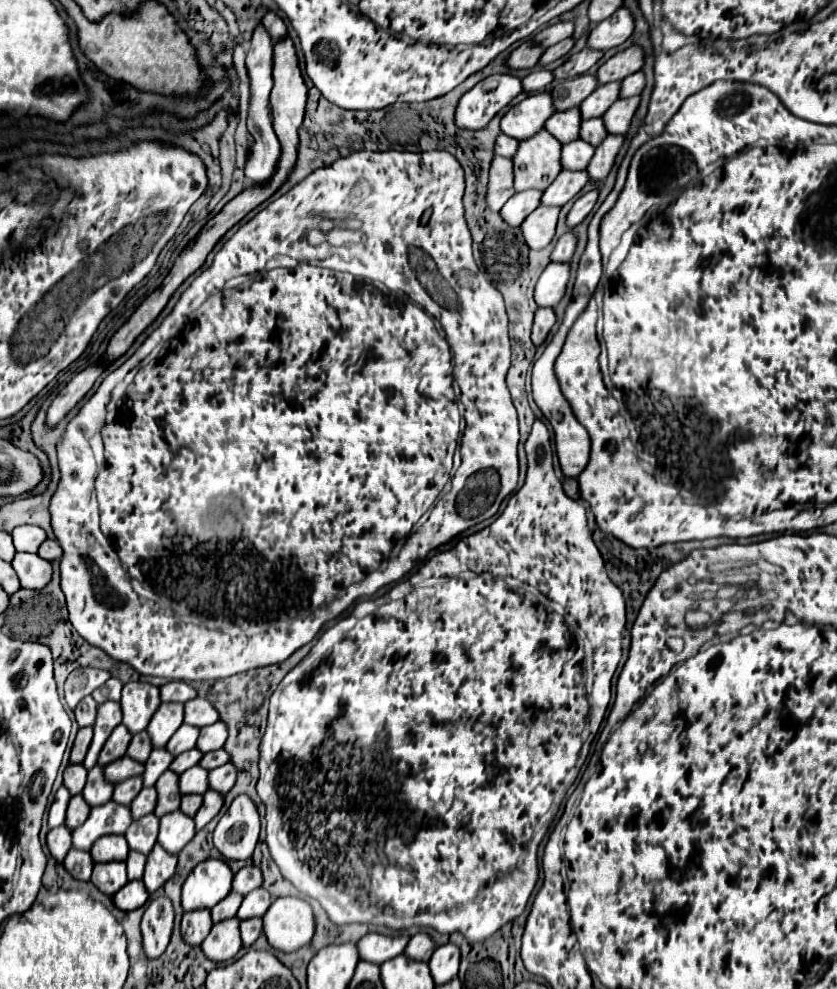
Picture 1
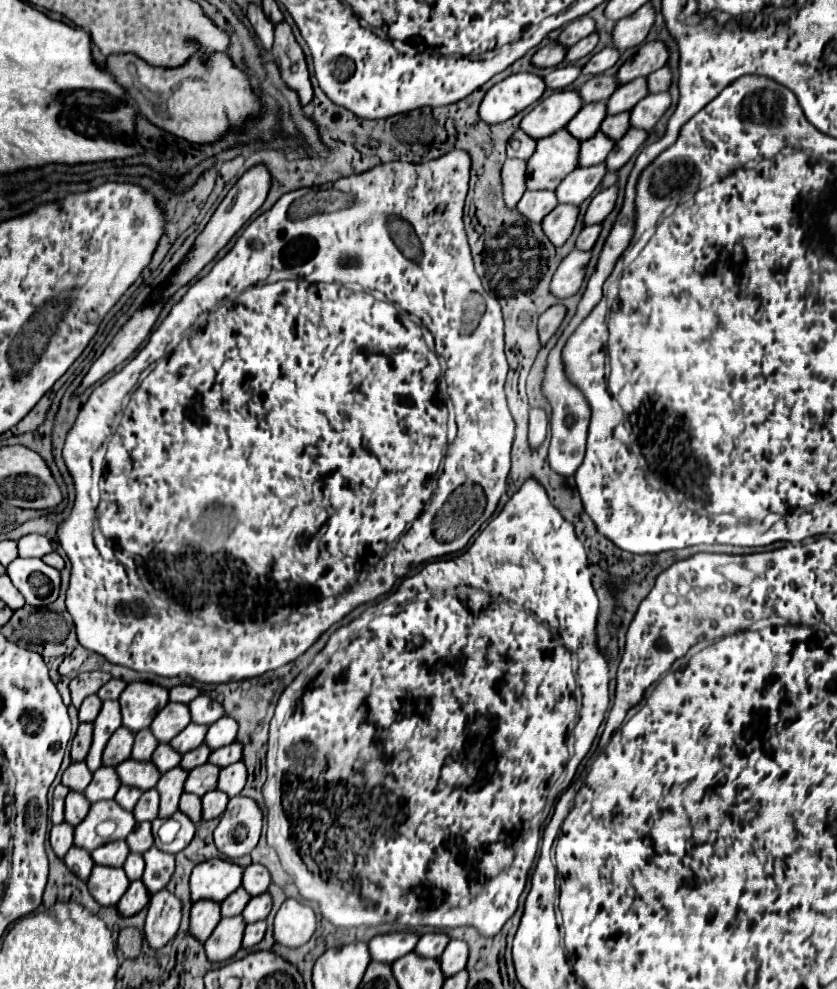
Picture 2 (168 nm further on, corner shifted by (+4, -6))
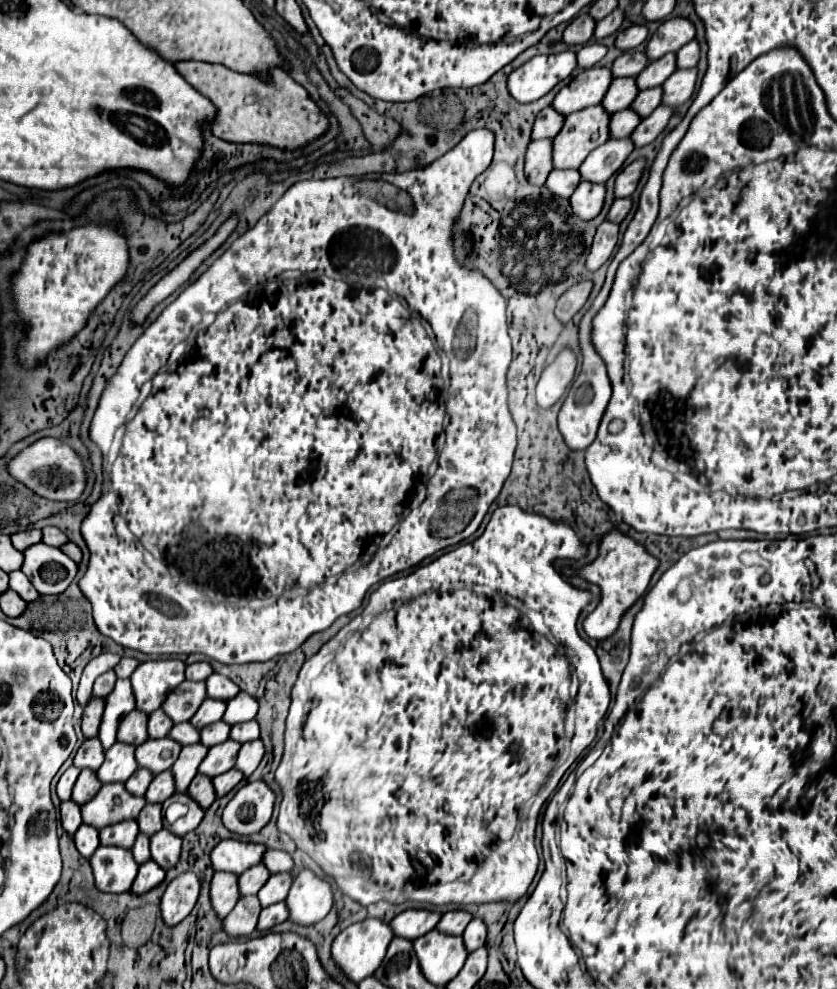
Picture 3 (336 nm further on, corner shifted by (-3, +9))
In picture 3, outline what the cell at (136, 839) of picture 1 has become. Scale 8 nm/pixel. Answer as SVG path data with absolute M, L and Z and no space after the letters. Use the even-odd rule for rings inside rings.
M147 803L139 817L137 817L137 823L139 823L139 829L141 833L145 835L153 835L155 831L161 831L163 829L163 815L161 815L161 805L159 803Z

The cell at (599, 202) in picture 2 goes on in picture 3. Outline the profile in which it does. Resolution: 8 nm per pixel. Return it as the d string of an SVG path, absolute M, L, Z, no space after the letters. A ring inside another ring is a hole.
M637 159L617 175L615 197L629 197L637 189L637 183L639 183L643 171L645 171L645 165L647 165L645 159Z

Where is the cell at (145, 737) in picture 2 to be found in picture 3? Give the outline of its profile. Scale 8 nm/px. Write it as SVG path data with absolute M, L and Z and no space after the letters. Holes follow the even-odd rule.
M157 709L155 713L149 715L149 737L151 737L151 739L167 737L173 725L175 725L175 723L173 723L161 709Z

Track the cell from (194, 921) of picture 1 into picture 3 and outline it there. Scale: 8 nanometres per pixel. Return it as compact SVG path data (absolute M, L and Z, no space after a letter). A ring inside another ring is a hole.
M215 873L211 881L211 903L221 919L225 919L239 901L239 885L233 873Z

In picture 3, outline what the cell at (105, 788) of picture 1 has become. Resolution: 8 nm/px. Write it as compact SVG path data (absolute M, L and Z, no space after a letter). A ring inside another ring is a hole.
M115 743L105 751L105 761L97 771L101 783L125 783L137 769L135 747L127 743Z

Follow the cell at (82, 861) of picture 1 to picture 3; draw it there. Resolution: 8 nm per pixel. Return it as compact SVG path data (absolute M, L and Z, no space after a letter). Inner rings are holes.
M85 823L77 829L73 839L75 839L75 845L77 845L79 853L85 859L89 859L93 855L93 851L99 847L99 831L95 827L91 827L91 825L85 825Z

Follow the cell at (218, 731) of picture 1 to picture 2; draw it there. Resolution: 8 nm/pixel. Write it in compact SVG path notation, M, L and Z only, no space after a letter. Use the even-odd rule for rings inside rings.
M222 716L216 724L212 724L208 728L206 738L204 738L204 744L210 750L218 750L222 746L232 744L234 738L236 738L236 732L238 732L238 724L230 716Z

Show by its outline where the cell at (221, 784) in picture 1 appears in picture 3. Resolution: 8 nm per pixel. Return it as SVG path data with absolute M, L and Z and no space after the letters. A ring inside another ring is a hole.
M261 739L249 741L249 743L245 743L245 745L241 747L241 751L239 751L239 755L237 755L237 765L235 765L235 769L243 771L243 775L249 777L249 775L257 769L257 765L261 763L263 755L265 755L263 741L261 741Z

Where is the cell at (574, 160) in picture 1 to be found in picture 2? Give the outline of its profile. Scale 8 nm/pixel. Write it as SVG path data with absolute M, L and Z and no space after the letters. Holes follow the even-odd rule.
M602 132L584 140L580 144L580 166L596 166L596 164L604 162L608 152L612 150L612 146L614 146L614 142L608 140Z

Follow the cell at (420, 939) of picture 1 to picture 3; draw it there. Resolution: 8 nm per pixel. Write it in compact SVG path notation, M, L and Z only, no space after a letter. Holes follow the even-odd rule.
M457 909L457 911L449 911L441 917L437 929L443 931L443 933L449 933L449 935L463 935L463 929L469 925L469 921L473 919L471 913L463 911L463 909Z

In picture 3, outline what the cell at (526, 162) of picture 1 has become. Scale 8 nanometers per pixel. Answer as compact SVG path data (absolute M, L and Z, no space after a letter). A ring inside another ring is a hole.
M593 105L567 115L559 135L553 139L555 169L579 169L587 155L609 141L611 113L603 105Z

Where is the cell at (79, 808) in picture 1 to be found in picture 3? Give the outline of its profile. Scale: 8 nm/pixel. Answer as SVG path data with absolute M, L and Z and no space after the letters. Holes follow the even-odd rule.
M83 769L75 787L73 787L73 801L83 805L89 799L93 799L99 789L101 789L101 781L97 779L97 773L91 769Z

